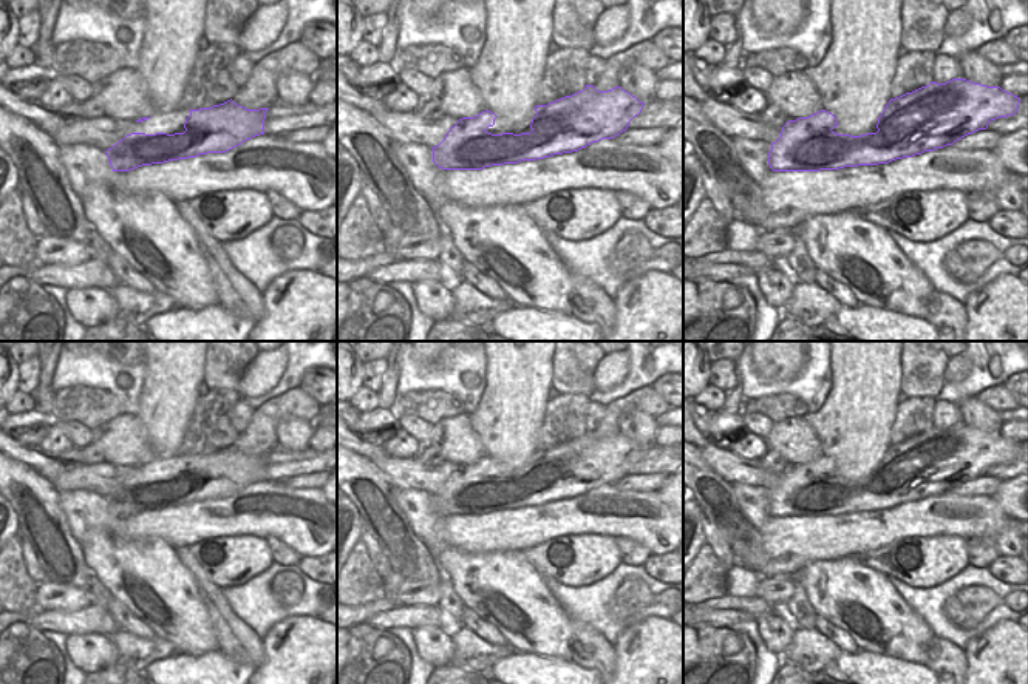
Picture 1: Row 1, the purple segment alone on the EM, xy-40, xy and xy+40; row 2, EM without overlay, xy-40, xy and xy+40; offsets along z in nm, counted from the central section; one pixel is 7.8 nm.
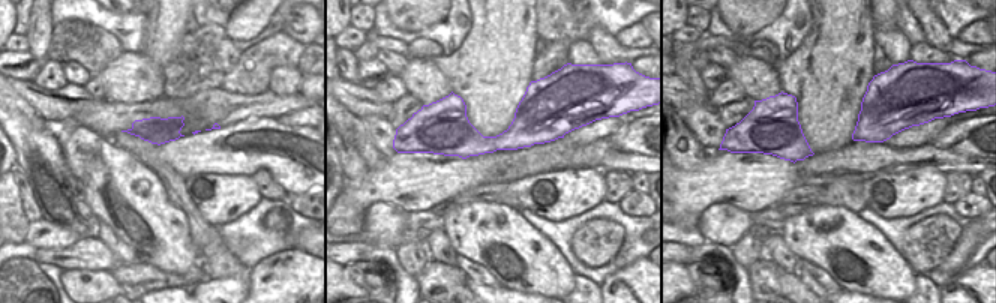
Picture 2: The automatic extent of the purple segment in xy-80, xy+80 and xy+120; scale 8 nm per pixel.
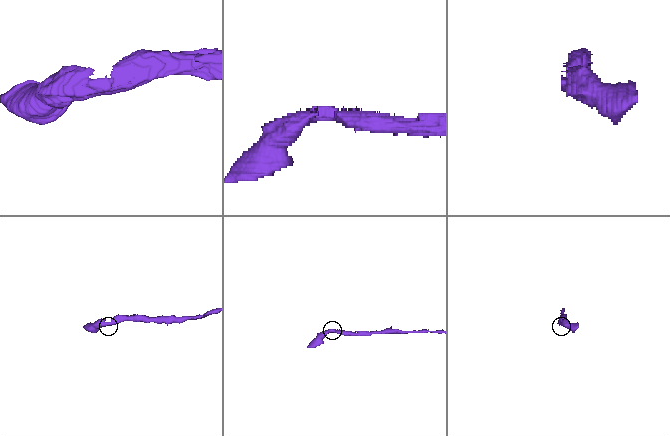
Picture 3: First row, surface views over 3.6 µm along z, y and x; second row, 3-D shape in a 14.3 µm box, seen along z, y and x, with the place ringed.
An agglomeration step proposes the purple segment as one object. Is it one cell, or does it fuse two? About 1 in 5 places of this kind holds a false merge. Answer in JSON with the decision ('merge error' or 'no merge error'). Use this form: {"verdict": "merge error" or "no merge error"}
{"verdict": "no merge error"}

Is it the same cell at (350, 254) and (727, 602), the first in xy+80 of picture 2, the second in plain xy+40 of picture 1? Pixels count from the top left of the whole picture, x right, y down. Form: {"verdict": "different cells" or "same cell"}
{"verdict": "different cells"}

